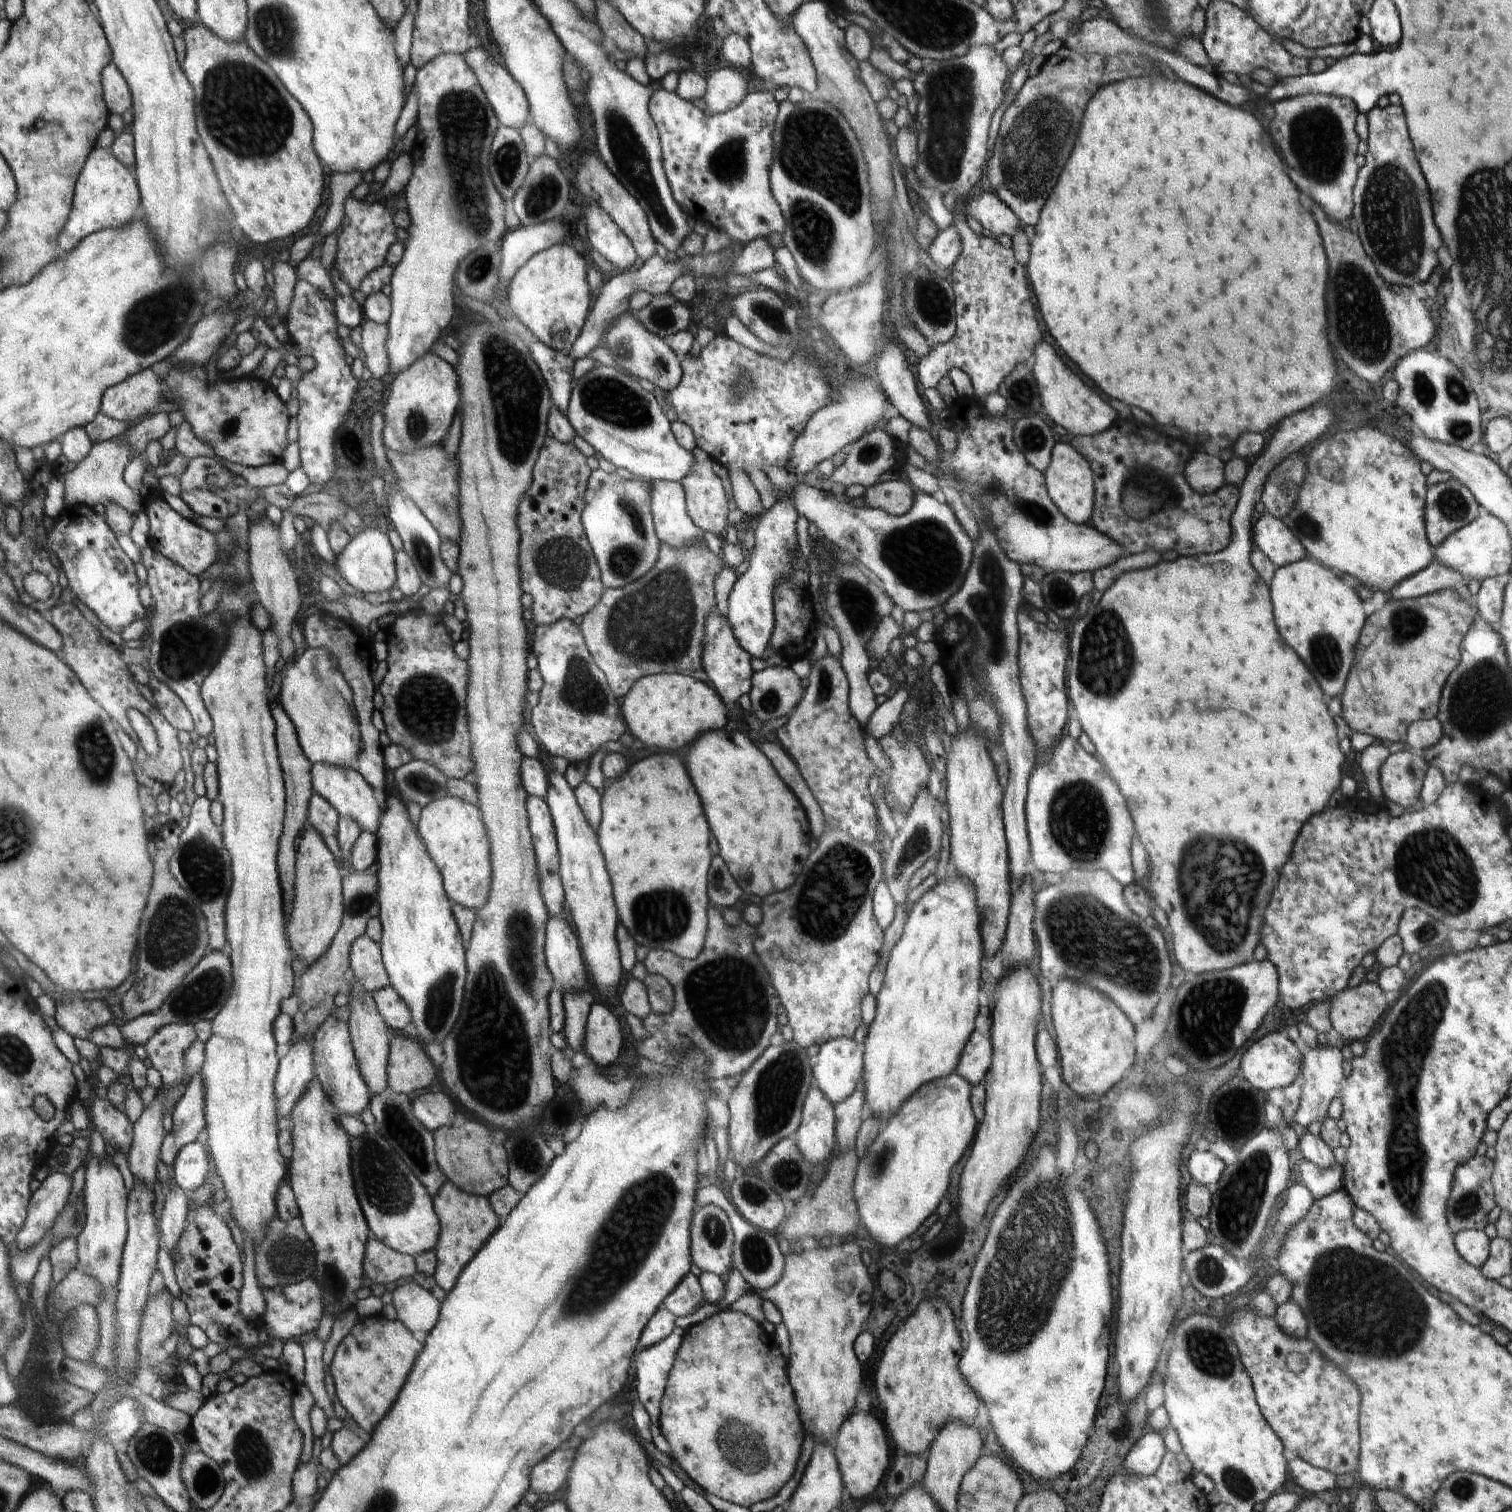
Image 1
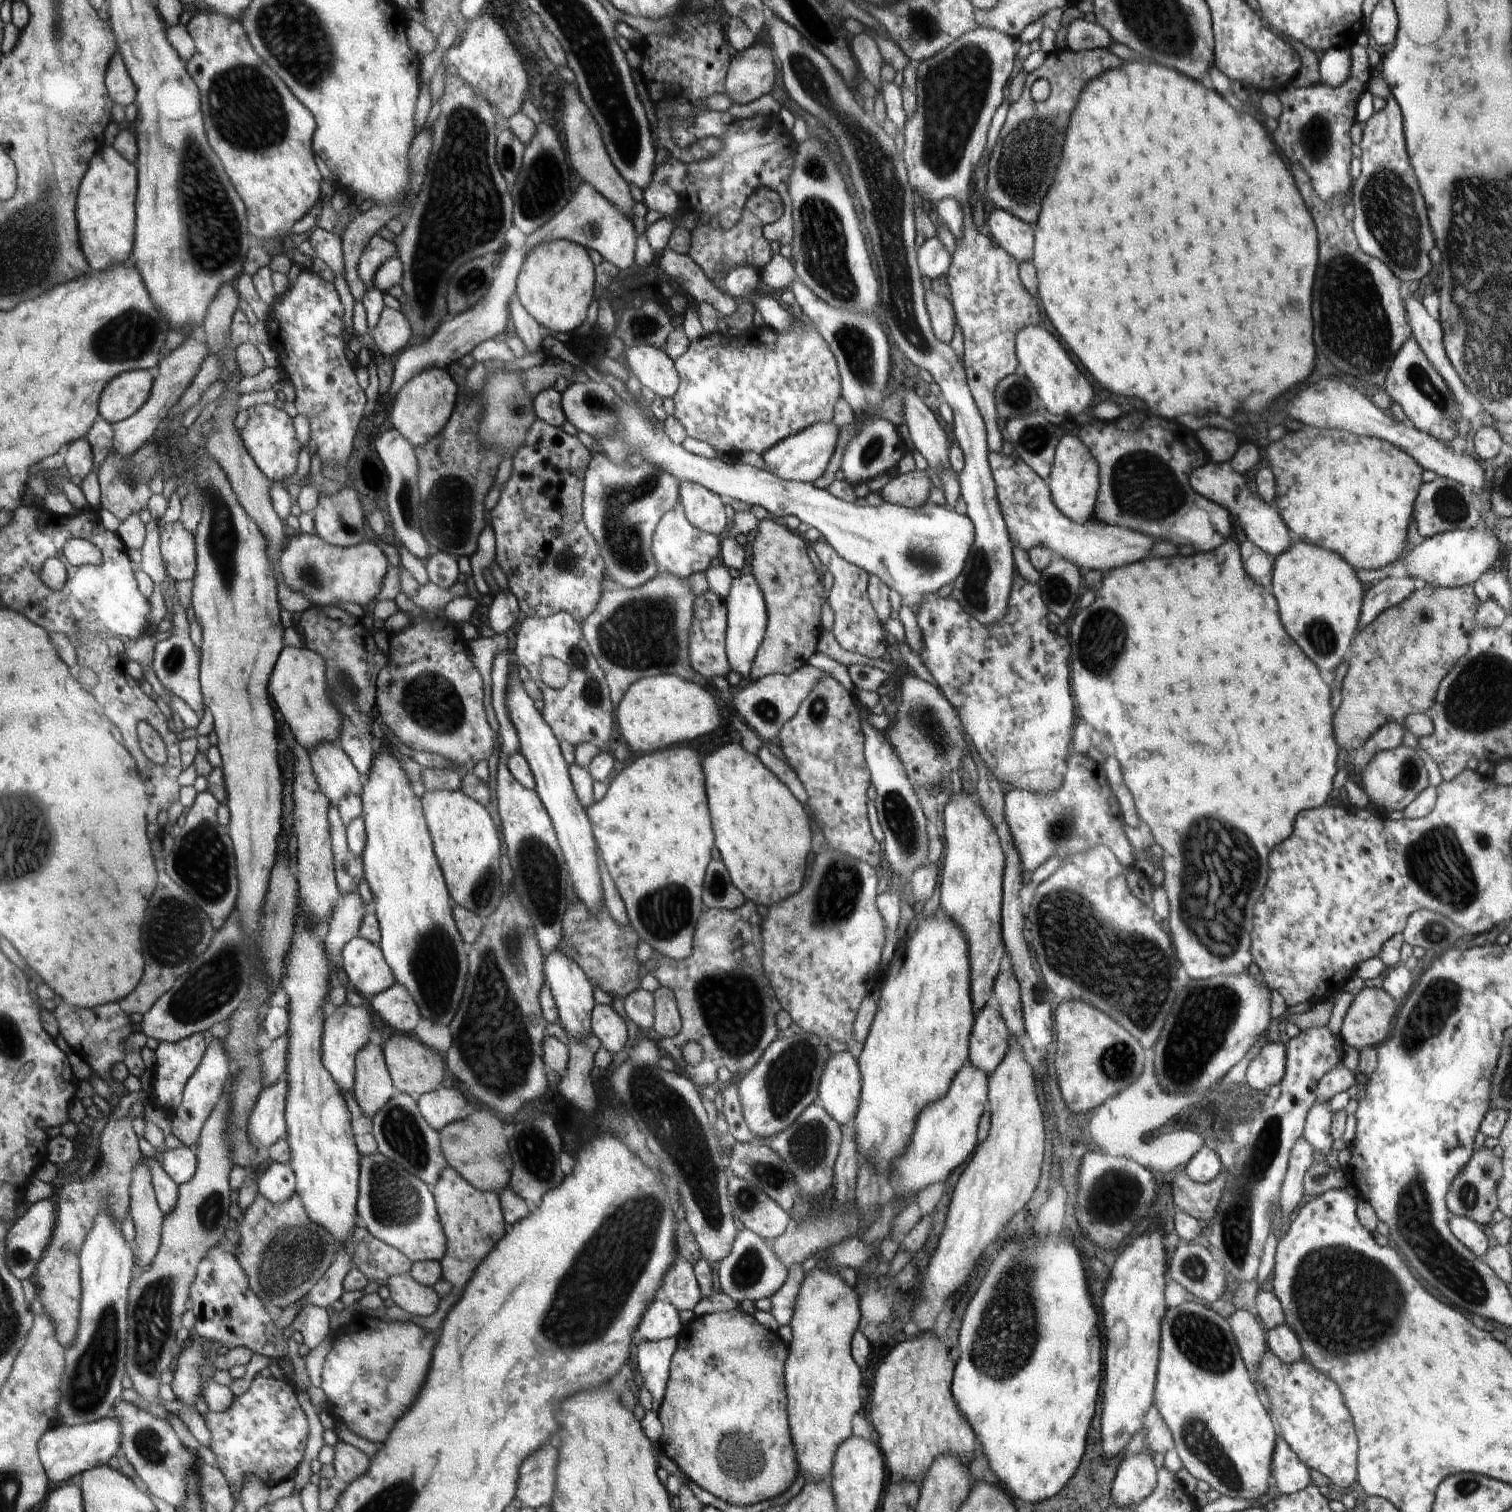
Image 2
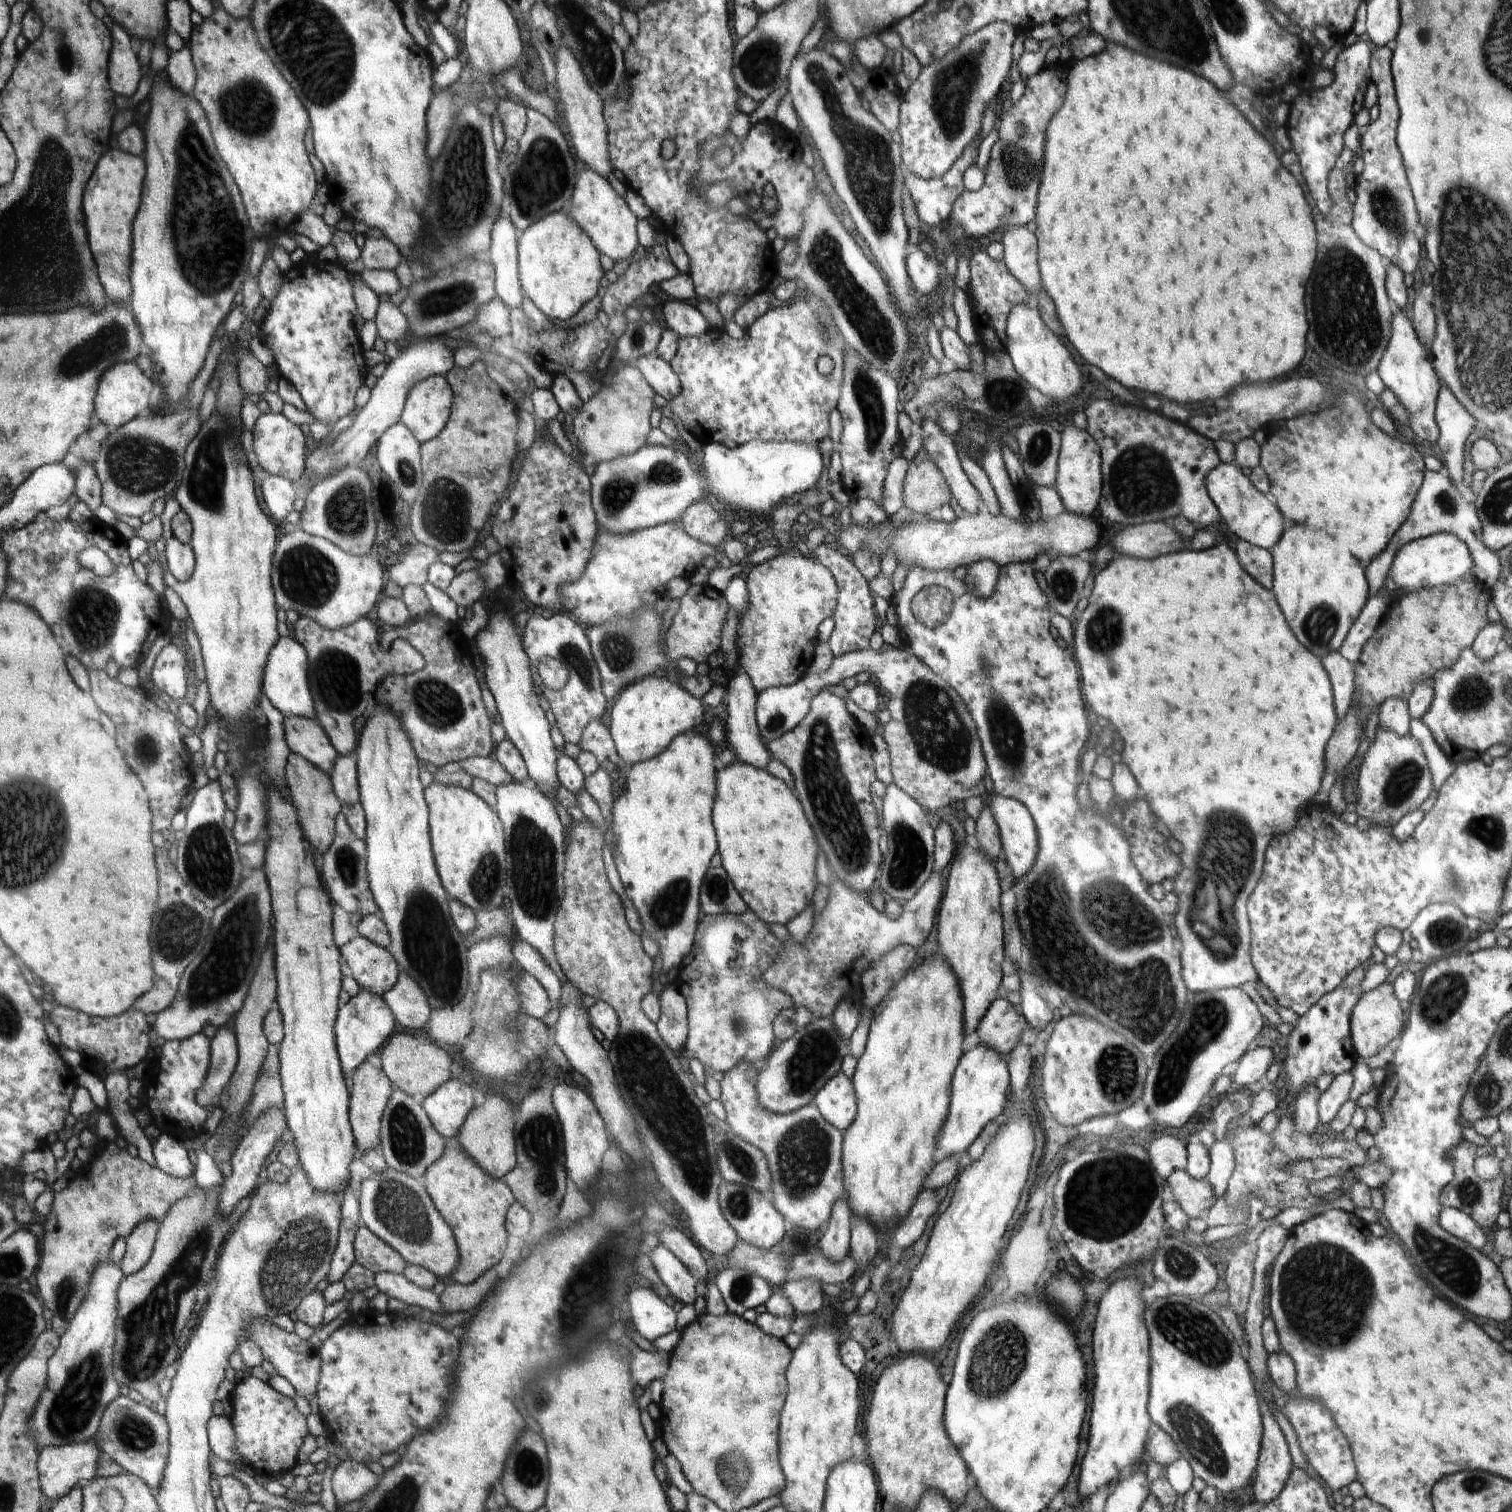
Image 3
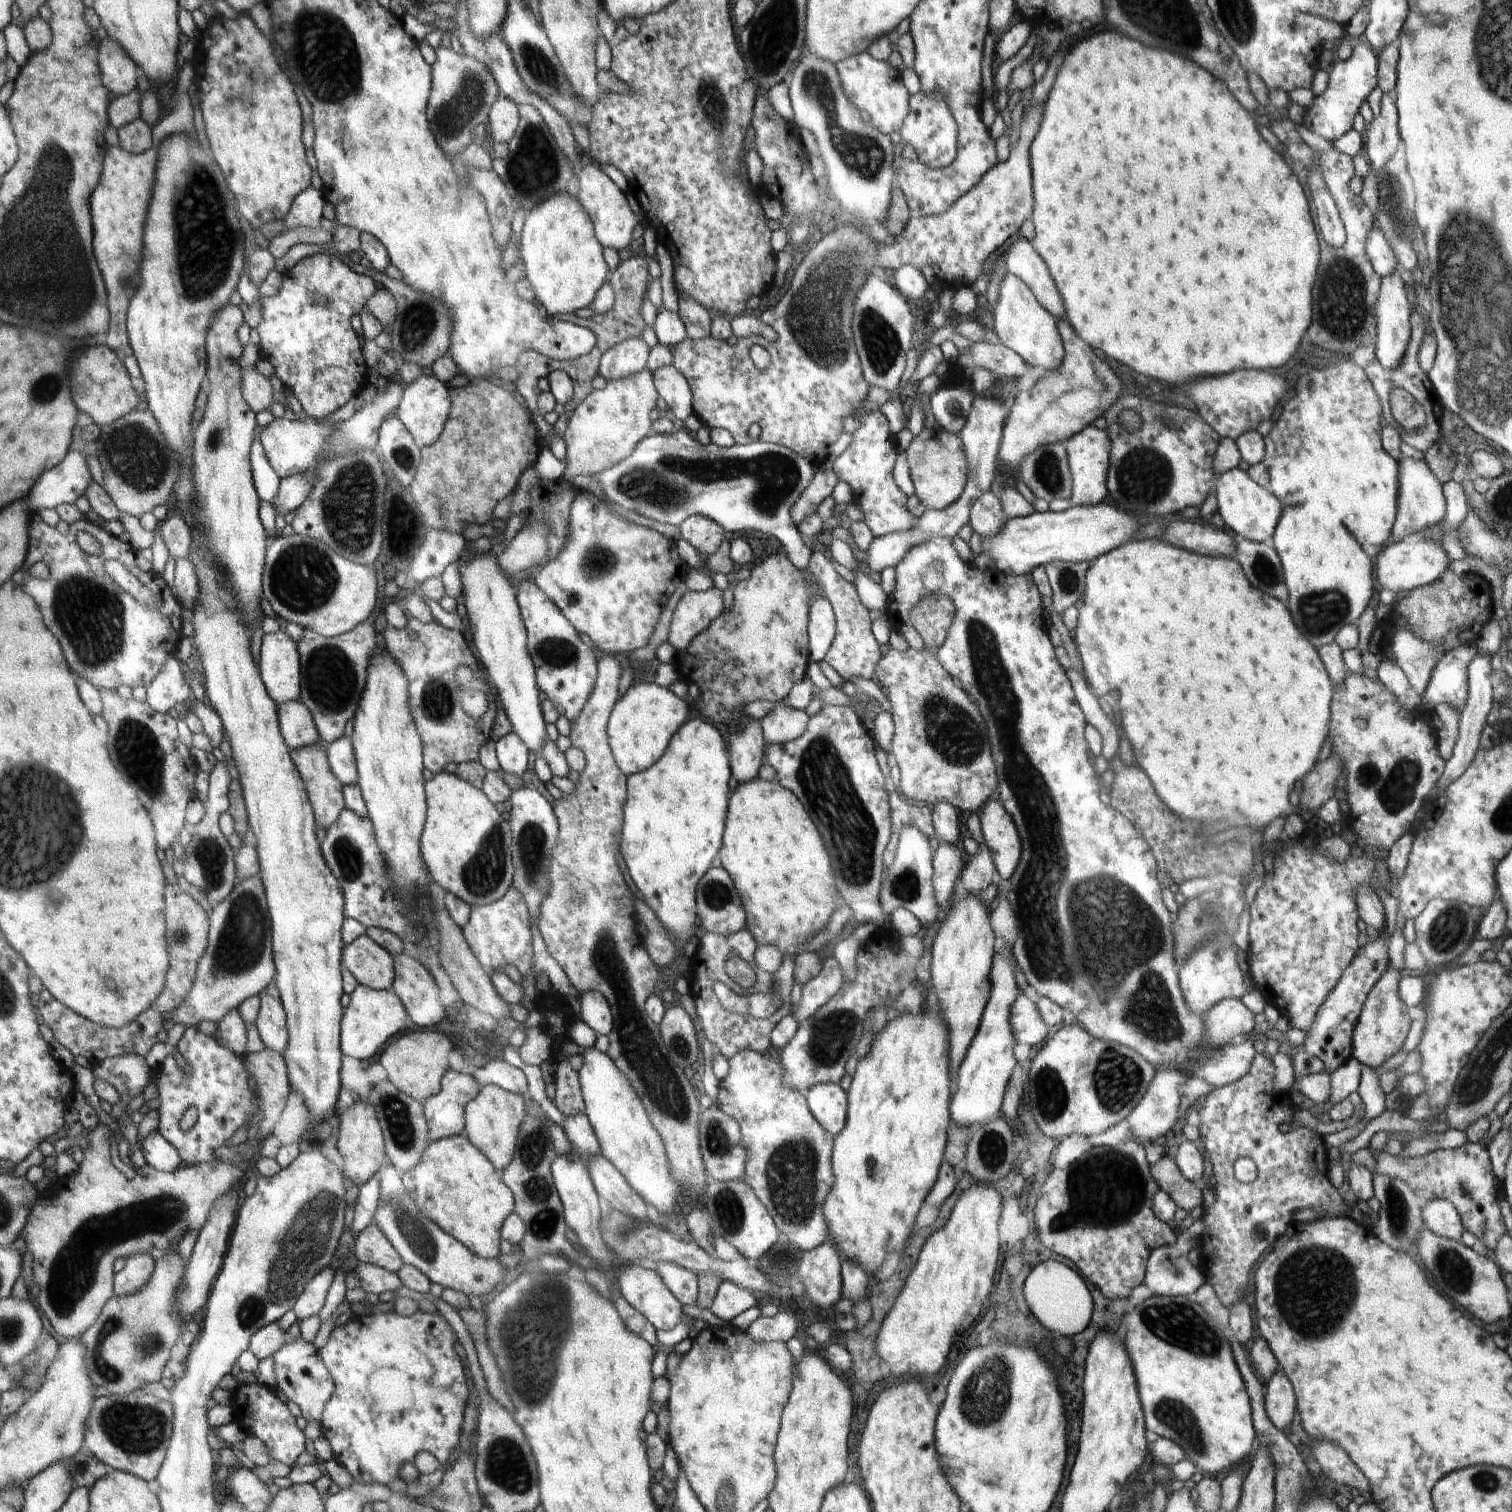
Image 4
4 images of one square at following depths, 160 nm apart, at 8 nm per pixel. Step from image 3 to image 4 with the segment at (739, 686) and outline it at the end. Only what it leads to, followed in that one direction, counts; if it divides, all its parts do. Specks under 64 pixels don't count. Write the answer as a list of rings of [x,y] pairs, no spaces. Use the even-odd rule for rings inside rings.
[[[758,719],[731,737],[730,762],[733,765],[734,778],[740,785],[759,776],[765,758],[765,746],[765,735]]]

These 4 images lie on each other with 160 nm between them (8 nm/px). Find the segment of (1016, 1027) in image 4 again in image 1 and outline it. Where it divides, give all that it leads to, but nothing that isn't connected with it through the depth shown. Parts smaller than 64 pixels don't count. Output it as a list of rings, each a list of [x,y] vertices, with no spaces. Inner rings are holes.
[[[978,1032],[974,1034],[974,1038],[970,1038],[970,1046],[966,1046],[966,1050],[962,1052],[962,1062],[958,1064],[956,1073],[975,1086],[985,1080],[992,1064],[993,1042],[990,1036]]]

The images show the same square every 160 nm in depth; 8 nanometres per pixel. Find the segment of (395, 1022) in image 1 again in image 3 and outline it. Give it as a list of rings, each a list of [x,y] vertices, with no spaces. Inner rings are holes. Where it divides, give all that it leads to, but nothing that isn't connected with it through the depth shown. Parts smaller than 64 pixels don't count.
[[[400,971],[397,984],[382,995],[390,1010],[404,1028],[424,1028],[429,1021],[432,1007],[419,984],[406,972]]]

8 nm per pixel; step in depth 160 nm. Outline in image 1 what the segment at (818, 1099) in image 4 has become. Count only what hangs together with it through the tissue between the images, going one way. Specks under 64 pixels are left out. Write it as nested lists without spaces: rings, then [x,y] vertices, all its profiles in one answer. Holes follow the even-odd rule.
[[[835,1038],[820,1045],[820,1052],[813,1059],[813,1080],[834,1106],[844,1102],[861,1084],[864,1077],[864,1048],[853,1038]]]

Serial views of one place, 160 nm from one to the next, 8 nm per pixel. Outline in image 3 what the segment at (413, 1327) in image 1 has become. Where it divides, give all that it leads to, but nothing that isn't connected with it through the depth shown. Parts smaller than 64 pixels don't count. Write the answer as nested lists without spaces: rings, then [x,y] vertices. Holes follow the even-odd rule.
[[[382,1271],[376,1273],[374,1278],[376,1288],[388,1298],[396,1298],[416,1309],[427,1308],[443,1315],[450,1314],[443,1309],[436,1294],[412,1284],[403,1274]]]

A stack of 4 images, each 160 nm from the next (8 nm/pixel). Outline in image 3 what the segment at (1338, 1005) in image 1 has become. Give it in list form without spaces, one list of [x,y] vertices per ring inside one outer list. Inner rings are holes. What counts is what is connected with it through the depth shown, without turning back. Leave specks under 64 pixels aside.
[[[1384,982],[1361,994],[1351,1012],[1351,1039],[1360,1058],[1368,1060],[1370,1056],[1384,1050],[1392,1041],[1397,1040],[1404,1029],[1403,1005],[1393,991],[1393,984]]]

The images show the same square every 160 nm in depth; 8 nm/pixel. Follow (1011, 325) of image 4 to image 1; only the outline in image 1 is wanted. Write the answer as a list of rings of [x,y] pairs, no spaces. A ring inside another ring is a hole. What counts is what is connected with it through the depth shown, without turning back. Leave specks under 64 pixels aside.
[[[1042,342],[1042,346],[1038,346],[1038,354],[1035,348],[1033,355],[1035,359],[1033,364],[1030,364],[1030,369],[1038,382],[1039,392],[1042,394],[1041,402],[1050,423],[1066,428],[1070,432],[1069,437],[1088,435],[1091,438],[1093,434],[1104,432],[1104,428],[1108,428],[1114,422],[1116,412],[1062,362],[1052,344]]]

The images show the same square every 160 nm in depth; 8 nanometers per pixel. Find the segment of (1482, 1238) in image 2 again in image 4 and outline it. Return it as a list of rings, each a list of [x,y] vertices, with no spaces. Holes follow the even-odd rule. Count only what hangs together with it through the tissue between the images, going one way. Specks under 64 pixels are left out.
[[[1427,1199],[1421,1211],[1426,1228],[1439,1237],[1460,1241],[1461,1234],[1466,1231],[1458,1211],[1446,1199]]]

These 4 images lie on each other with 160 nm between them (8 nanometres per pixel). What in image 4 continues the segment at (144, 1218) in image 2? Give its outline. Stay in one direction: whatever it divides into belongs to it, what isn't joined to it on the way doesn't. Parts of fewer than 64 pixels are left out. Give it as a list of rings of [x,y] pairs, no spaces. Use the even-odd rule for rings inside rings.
[[[148,1253],[126,1260],[126,1266],[115,1277],[115,1296],[129,1297],[142,1292],[156,1272],[157,1260]]]

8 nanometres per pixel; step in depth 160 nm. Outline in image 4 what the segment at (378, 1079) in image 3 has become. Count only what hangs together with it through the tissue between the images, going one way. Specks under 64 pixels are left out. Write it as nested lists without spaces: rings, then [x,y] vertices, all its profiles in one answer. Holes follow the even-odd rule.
[[[367,1098],[358,1099],[348,1110],[339,1114],[337,1148],[344,1158],[345,1175],[357,1187],[368,1182],[386,1164],[384,1131],[373,1104]]]

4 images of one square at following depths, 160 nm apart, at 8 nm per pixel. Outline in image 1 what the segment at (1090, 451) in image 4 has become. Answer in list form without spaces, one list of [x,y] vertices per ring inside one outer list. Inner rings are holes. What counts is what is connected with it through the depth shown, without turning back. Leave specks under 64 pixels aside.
[[[1059,438],[1053,446],[1050,464],[1043,474],[1050,498],[1056,503],[1058,510],[1061,510],[1070,522],[1089,524],[1095,505],[1096,483],[1089,461],[1069,443],[1068,438]]]

